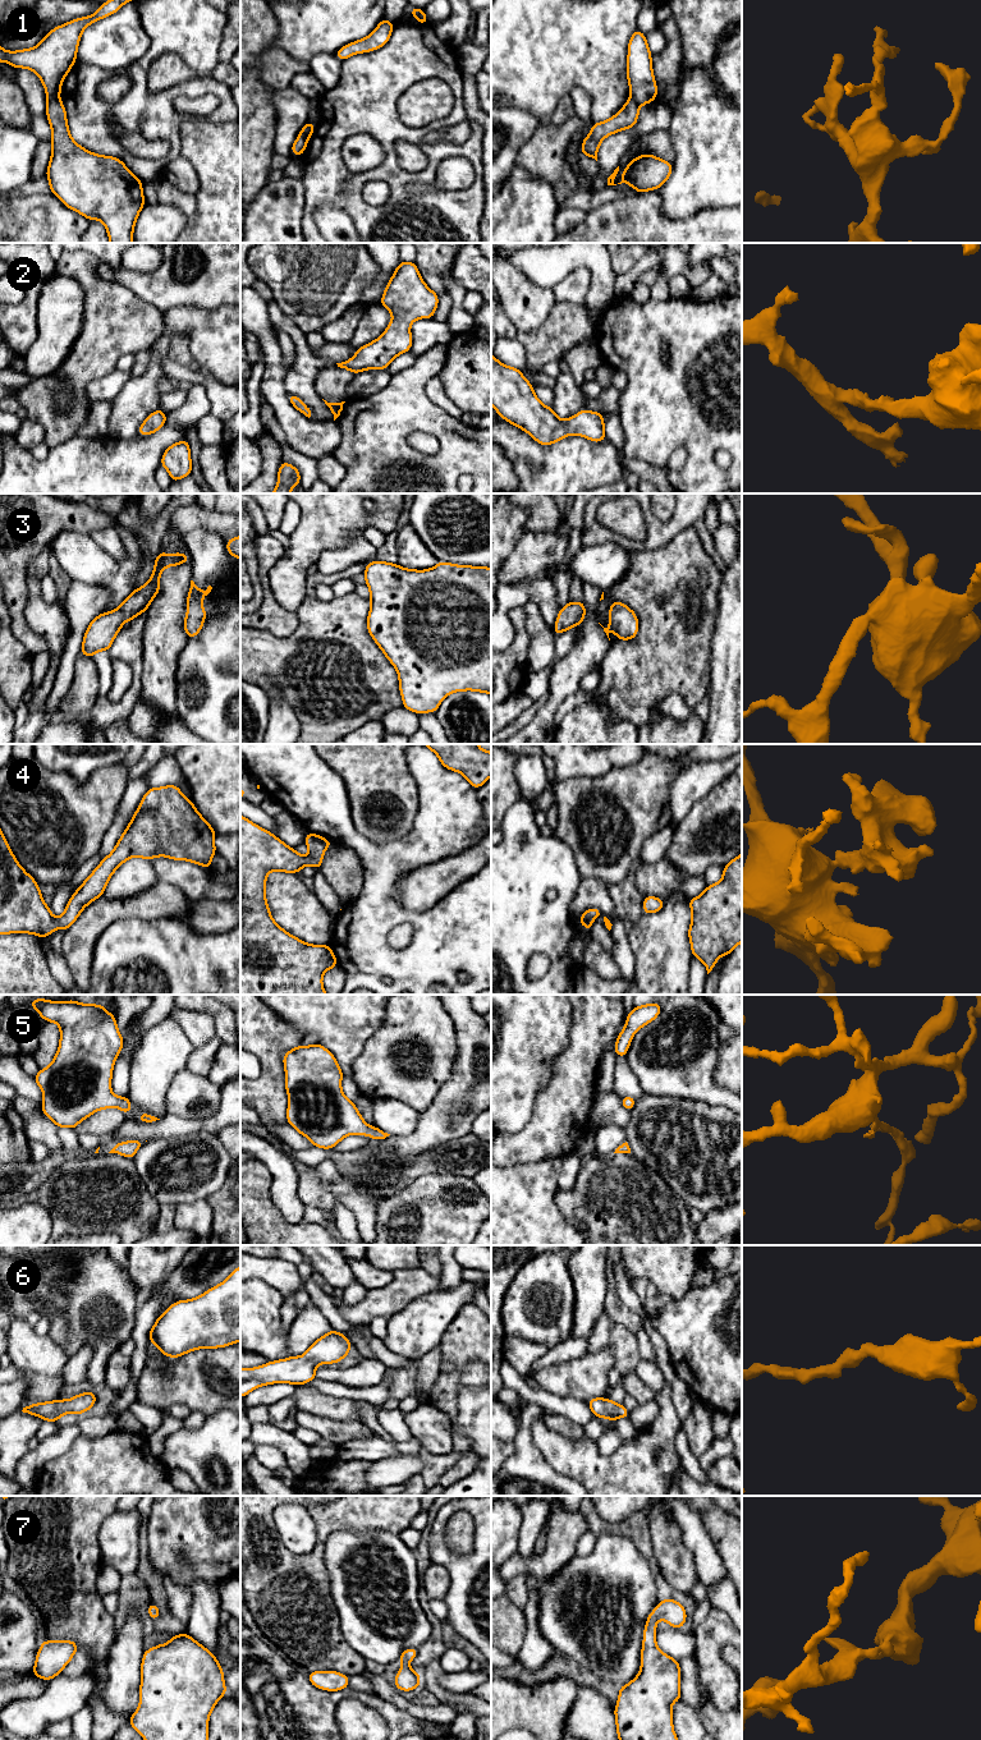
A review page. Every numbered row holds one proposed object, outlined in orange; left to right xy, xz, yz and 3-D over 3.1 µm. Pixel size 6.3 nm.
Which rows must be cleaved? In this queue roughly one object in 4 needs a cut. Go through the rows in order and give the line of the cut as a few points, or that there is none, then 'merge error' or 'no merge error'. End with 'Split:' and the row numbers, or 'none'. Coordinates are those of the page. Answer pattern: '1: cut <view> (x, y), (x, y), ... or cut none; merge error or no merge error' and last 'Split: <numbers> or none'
1: cut xy (58, 96), (47, 101); merge error
2: cut none; no merge error
3: cut none; no merge error
4: cut none; no merge error
5: cut none; no merge error
6: cut none; no merge error
7: cut none; no merge error
Split: 1

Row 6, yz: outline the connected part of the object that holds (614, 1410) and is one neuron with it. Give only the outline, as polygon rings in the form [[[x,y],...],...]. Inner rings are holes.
[[[595,1397],[587,1401],[588,1408],[592,1410],[596,1418],[606,1418],[610,1419],[613,1423],[618,1418],[628,1418],[629,1411],[624,1408],[623,1404],[616,1404],[610,1399],[605,1397]]]

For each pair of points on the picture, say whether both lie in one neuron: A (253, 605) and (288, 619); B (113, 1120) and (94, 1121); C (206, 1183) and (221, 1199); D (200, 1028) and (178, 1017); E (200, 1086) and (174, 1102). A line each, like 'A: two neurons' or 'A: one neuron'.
A: two neurons
B: one neuron
C: two neurons
D: one neuron
E: one neuron

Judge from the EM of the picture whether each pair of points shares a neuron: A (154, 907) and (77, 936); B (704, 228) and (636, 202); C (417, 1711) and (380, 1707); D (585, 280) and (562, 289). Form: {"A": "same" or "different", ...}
{"A": "same", "B": "same", "C": "different", "D": "same"}

